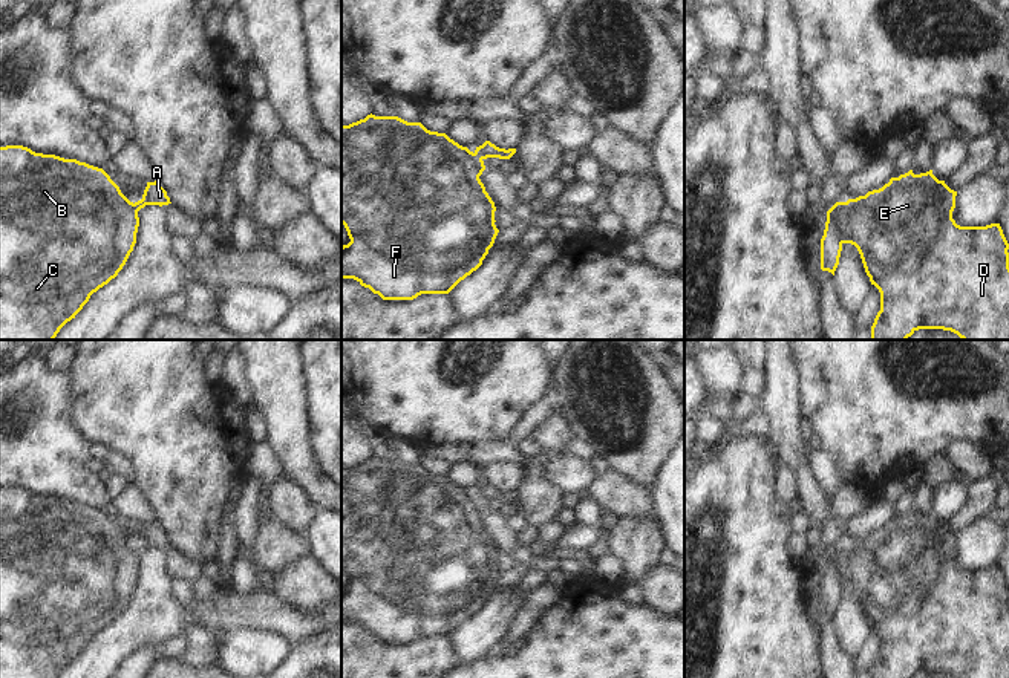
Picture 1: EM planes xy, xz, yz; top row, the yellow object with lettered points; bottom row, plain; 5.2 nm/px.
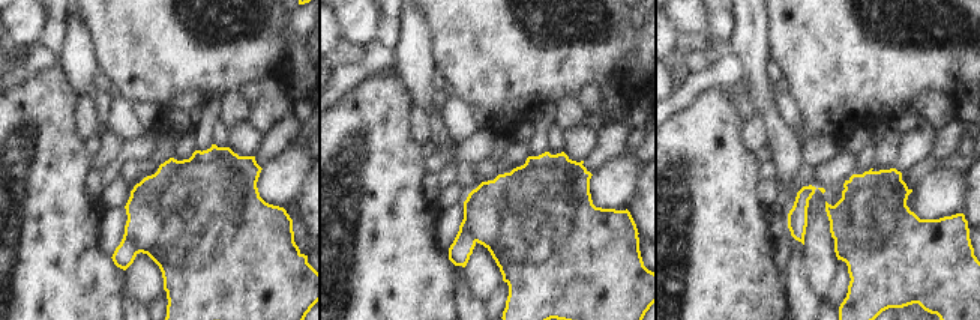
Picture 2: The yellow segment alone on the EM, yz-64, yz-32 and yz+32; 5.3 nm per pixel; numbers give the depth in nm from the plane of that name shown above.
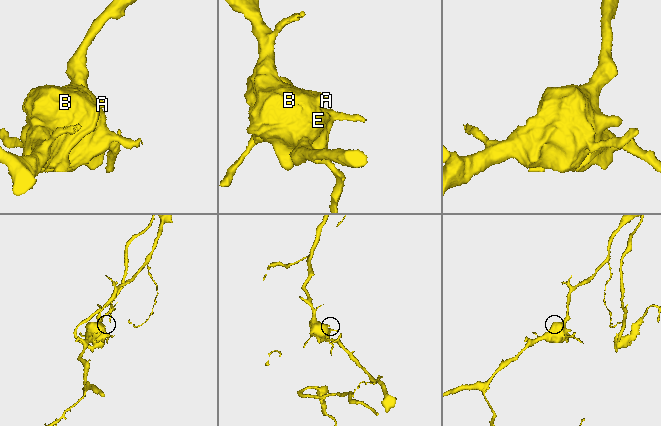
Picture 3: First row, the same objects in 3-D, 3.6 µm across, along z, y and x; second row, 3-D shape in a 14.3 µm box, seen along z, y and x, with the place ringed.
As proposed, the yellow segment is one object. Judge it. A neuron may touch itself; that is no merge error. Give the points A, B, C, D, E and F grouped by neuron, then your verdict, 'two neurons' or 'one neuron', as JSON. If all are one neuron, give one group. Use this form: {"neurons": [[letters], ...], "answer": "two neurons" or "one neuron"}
{"neurons": [["A"], ["B", "C", "D", "E", "F"]], "answer": "two neurons"}

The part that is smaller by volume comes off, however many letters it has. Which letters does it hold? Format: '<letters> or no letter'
A

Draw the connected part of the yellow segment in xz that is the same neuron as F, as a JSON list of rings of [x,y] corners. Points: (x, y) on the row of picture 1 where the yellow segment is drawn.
[[[371,113],[349,125],[341,124],[341,223],[351,239],[348,245],[341,246],[341,279],[357,280],[383,300],[413,300],[421,294],[449,294],[482,265],[499,233],[495,225],[495,202],[479,179],[484,170],[484,161],[476,153],[459,145],[446,133],[427,130],[421,122],[407,122],[398,116],[375,116]]]

